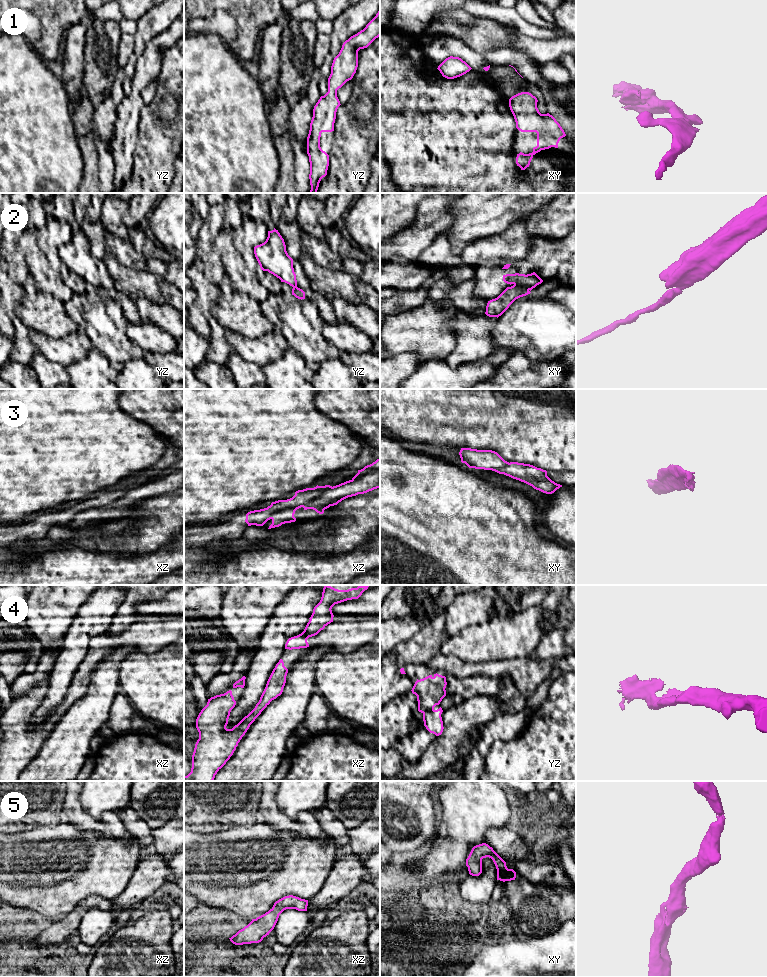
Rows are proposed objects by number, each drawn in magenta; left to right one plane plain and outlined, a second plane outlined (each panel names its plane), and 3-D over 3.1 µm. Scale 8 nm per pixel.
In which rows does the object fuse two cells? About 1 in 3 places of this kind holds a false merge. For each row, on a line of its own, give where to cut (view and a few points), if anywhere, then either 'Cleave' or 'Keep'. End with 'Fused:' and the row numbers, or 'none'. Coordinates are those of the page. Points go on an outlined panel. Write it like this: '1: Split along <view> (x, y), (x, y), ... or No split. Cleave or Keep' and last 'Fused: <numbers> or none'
1: No split. Keep
2: Split along xy (514, 284), (524, 286), (528, 290). Cleave
3: Split along xz (331, 486), (307, 502), (296, 507), (276, 511), (269, 518). Cleave
4: Split along yz (433, 708), (427, 709), (423, 713). Cleave
5: No split. Keep
Fused: 2, 3, 4

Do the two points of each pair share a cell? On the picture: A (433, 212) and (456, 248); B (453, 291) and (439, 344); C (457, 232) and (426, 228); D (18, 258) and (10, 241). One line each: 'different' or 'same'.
A: different
B: different
C: different
D: same

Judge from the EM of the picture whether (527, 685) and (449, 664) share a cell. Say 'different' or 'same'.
same

